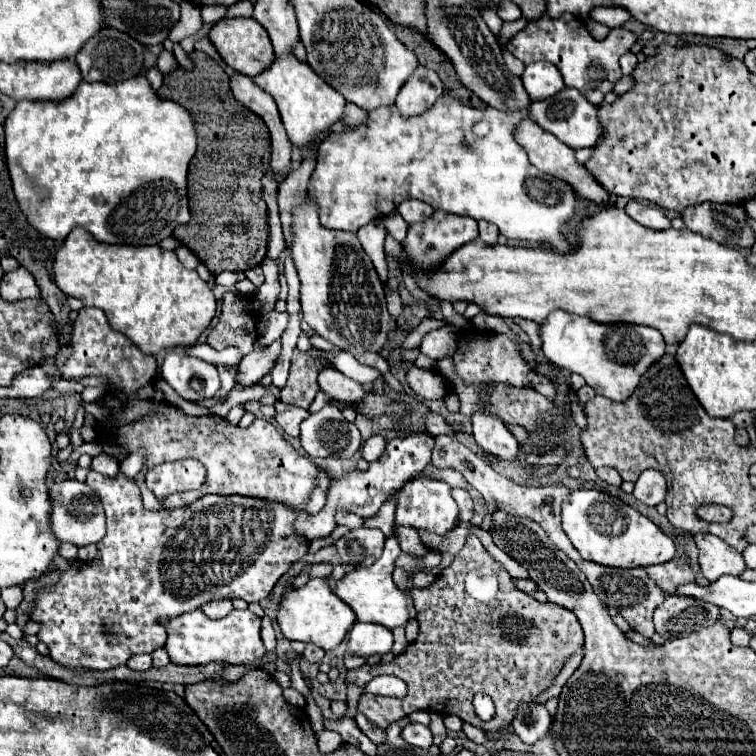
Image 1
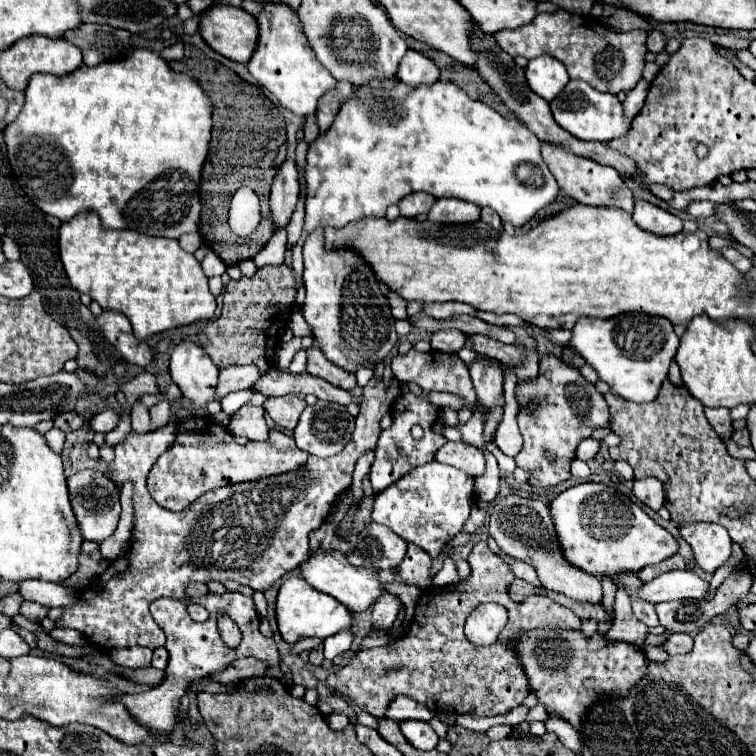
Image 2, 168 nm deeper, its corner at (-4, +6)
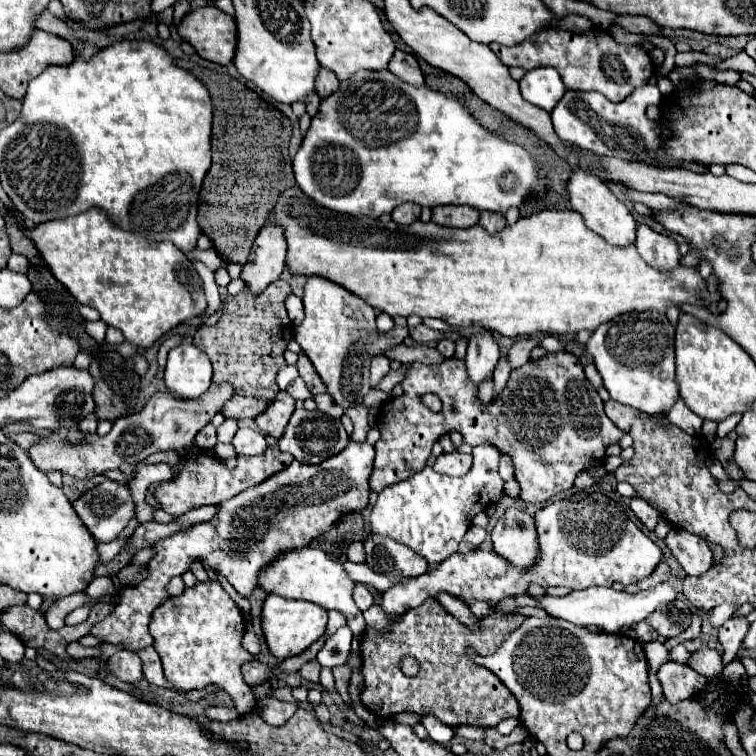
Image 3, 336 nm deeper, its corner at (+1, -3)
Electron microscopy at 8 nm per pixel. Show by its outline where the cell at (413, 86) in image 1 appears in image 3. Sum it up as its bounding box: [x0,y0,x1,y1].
[388,51,424,85]

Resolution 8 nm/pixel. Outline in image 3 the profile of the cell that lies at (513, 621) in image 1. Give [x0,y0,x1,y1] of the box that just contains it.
[362,599,526,727]

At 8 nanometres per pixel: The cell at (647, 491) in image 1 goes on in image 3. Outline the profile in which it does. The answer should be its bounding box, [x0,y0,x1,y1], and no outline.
[630,499,658,531]

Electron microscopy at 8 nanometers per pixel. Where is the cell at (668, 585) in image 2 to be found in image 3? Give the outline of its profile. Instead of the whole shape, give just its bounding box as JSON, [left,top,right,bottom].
[538,583,676,633]

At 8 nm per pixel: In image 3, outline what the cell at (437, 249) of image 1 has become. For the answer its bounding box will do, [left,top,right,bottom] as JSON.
[432,205,478,227]

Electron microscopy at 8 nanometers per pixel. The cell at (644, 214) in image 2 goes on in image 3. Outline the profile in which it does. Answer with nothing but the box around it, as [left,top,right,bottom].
[636,225,680,271]

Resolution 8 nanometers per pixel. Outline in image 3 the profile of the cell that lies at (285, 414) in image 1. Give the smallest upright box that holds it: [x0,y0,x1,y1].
[254,391,294,439]

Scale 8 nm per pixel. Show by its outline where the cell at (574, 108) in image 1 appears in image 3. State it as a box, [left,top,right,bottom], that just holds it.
[550,85,664,163]

